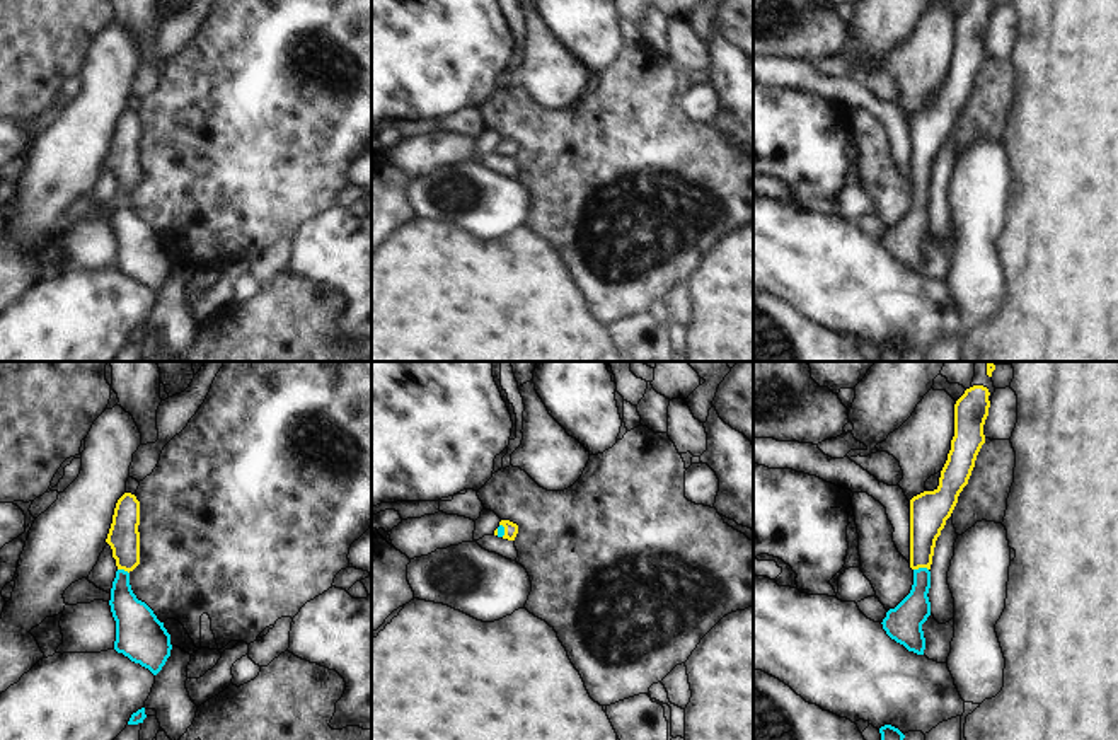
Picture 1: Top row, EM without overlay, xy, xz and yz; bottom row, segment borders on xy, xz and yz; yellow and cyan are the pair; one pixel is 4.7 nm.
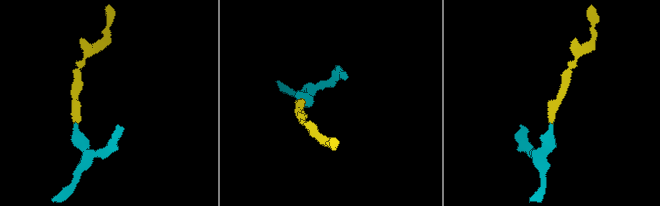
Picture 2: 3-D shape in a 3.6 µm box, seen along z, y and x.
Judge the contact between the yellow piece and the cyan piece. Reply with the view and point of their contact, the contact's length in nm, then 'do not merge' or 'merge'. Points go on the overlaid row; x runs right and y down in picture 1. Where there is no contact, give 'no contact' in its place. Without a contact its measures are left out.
meets yellow in yz at (921, 566); contact 70 nm long; merge

